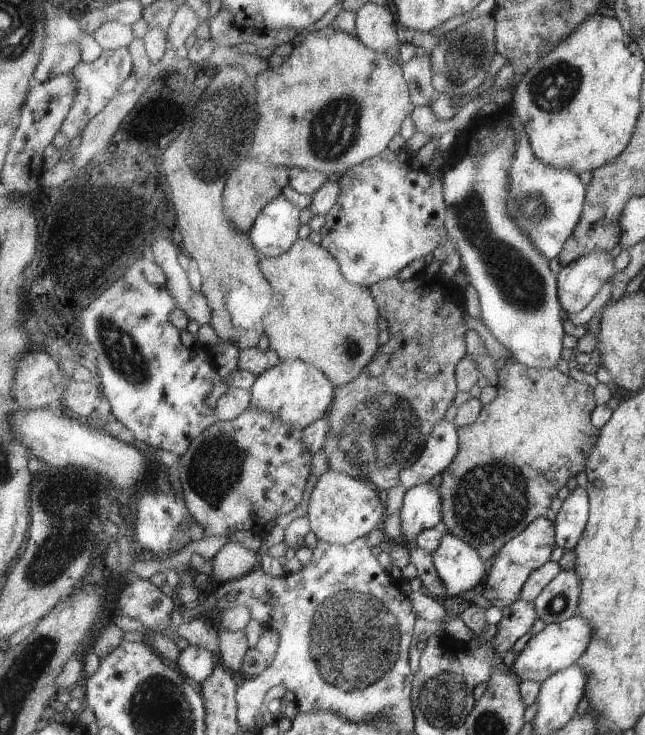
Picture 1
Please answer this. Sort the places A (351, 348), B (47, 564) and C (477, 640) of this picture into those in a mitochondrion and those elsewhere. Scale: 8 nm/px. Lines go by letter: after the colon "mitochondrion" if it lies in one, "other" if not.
A: mitochondrion
B: mitochondrion
C: other

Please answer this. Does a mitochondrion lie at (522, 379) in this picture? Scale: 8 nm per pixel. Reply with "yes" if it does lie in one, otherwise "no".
no

